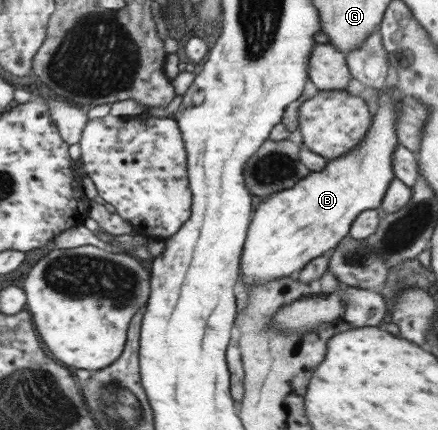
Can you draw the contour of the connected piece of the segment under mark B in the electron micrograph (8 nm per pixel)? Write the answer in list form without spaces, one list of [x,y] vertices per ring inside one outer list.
[[[386,88],[379,91],[376,103],[379,107],[372,116],[371,128],[361,142],[337,159],[326,159],[321,170],[308,171],[291,187],[270,194],[257,205],[239,262],[246,289],[251,283],[295,276],[309,261],[335,249],[360,213],[380,206],[395,176],[392,157],[398,144],[395,124],[399,101]]]

